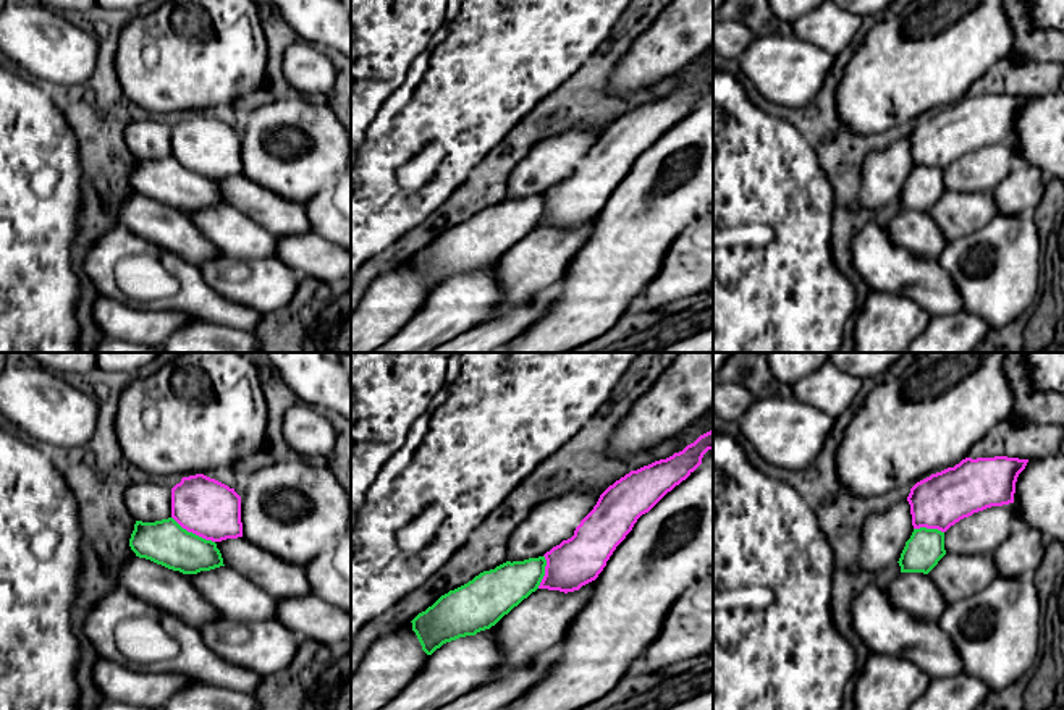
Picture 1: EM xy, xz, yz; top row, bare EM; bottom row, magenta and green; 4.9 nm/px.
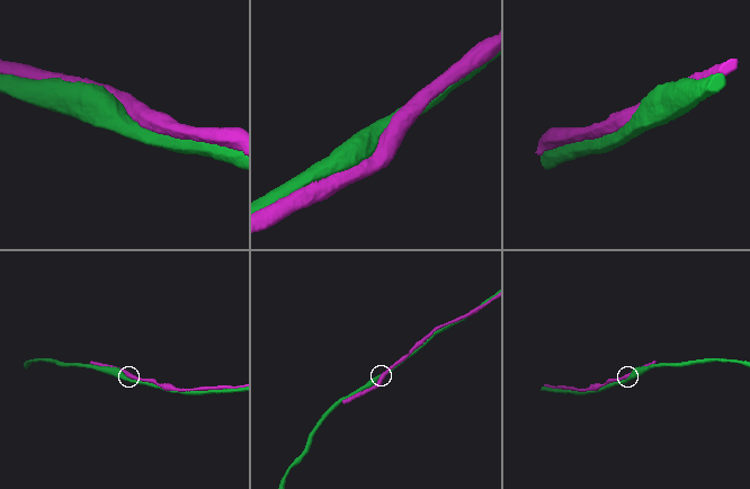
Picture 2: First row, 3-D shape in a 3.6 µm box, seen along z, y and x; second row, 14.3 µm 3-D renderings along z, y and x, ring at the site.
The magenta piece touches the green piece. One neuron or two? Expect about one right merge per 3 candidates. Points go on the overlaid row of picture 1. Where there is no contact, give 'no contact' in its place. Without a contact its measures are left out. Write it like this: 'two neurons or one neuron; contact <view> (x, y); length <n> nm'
two neurons; contact xy (193, 532); length 260 nm

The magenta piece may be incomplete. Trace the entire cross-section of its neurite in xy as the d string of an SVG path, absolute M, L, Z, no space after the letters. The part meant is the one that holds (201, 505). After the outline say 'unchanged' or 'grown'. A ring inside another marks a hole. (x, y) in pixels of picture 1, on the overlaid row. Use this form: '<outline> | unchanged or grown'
M204 474L183 477L171 488L171 518L205 540L243 537L241 497Z | unchanged

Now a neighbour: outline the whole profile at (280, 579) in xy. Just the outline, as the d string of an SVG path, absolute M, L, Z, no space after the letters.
M244 537L226 539L215 543L225 566L246 576L270 597L281 600L312 595L302 566L280 560L252 545Z

